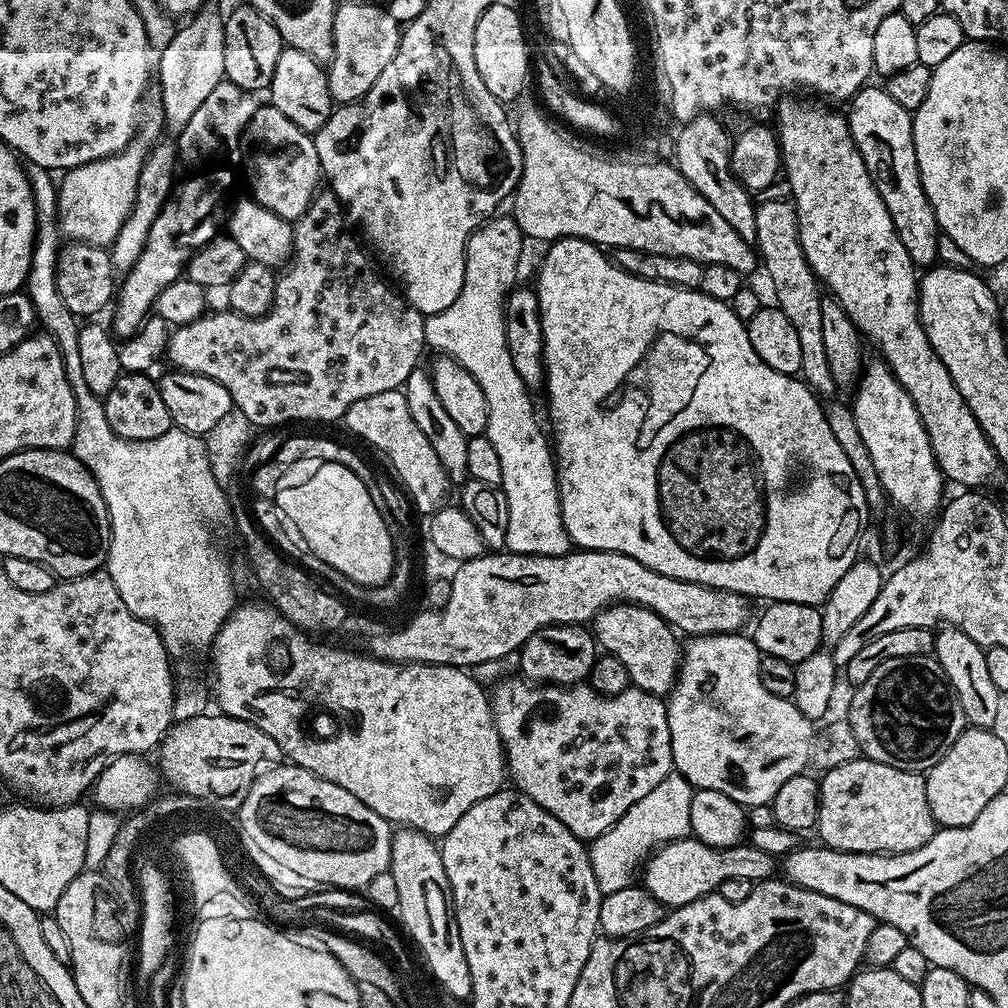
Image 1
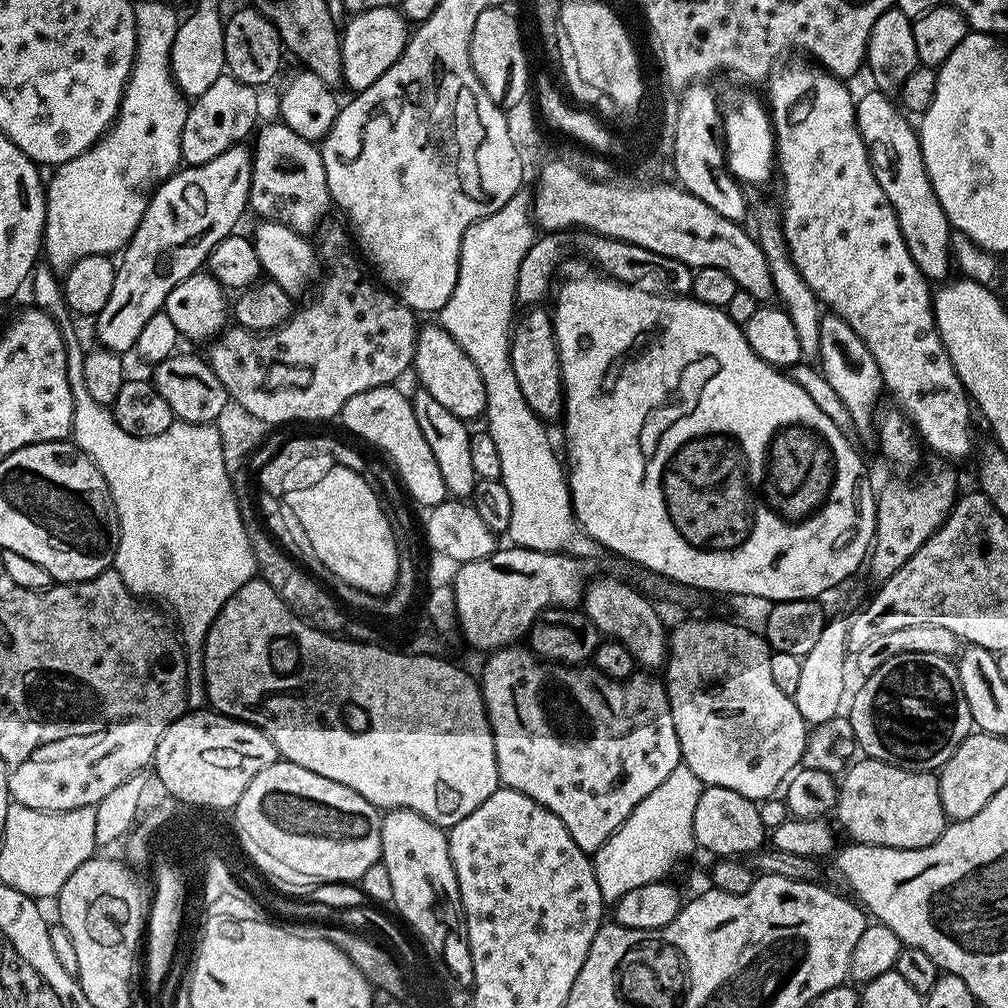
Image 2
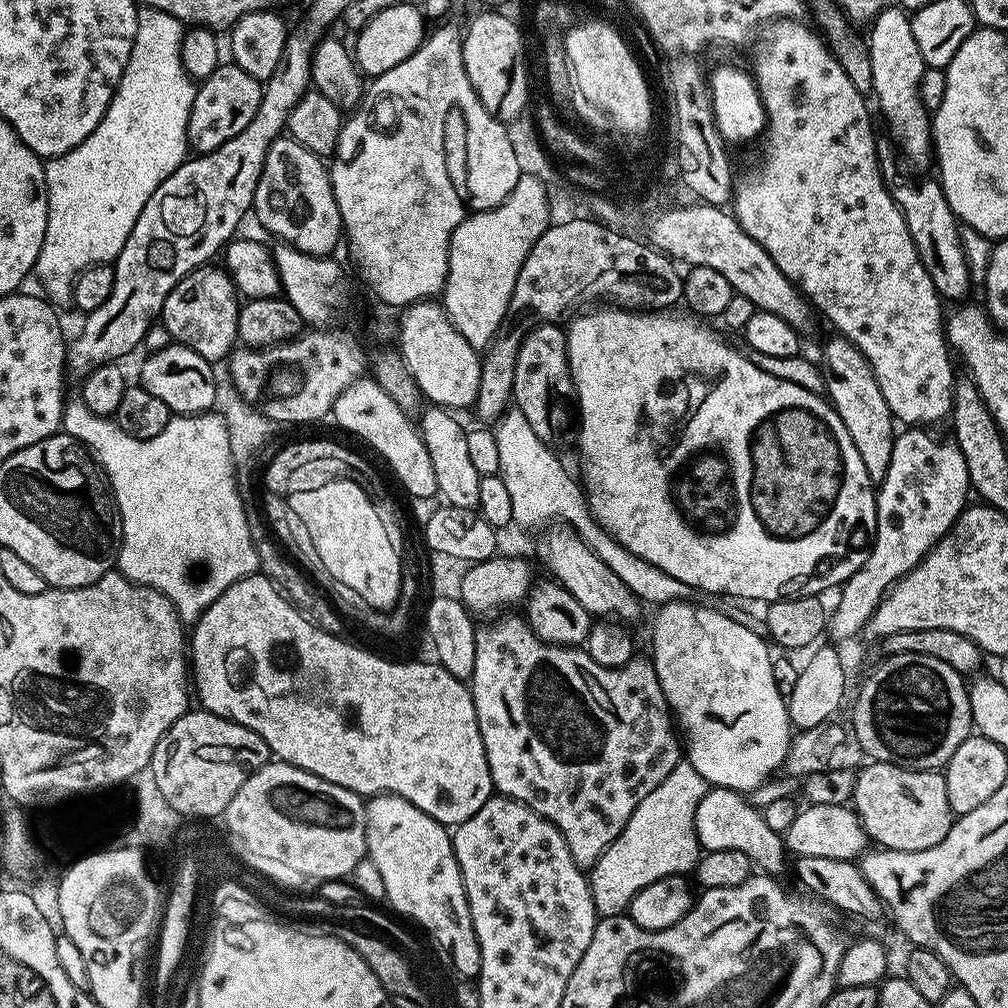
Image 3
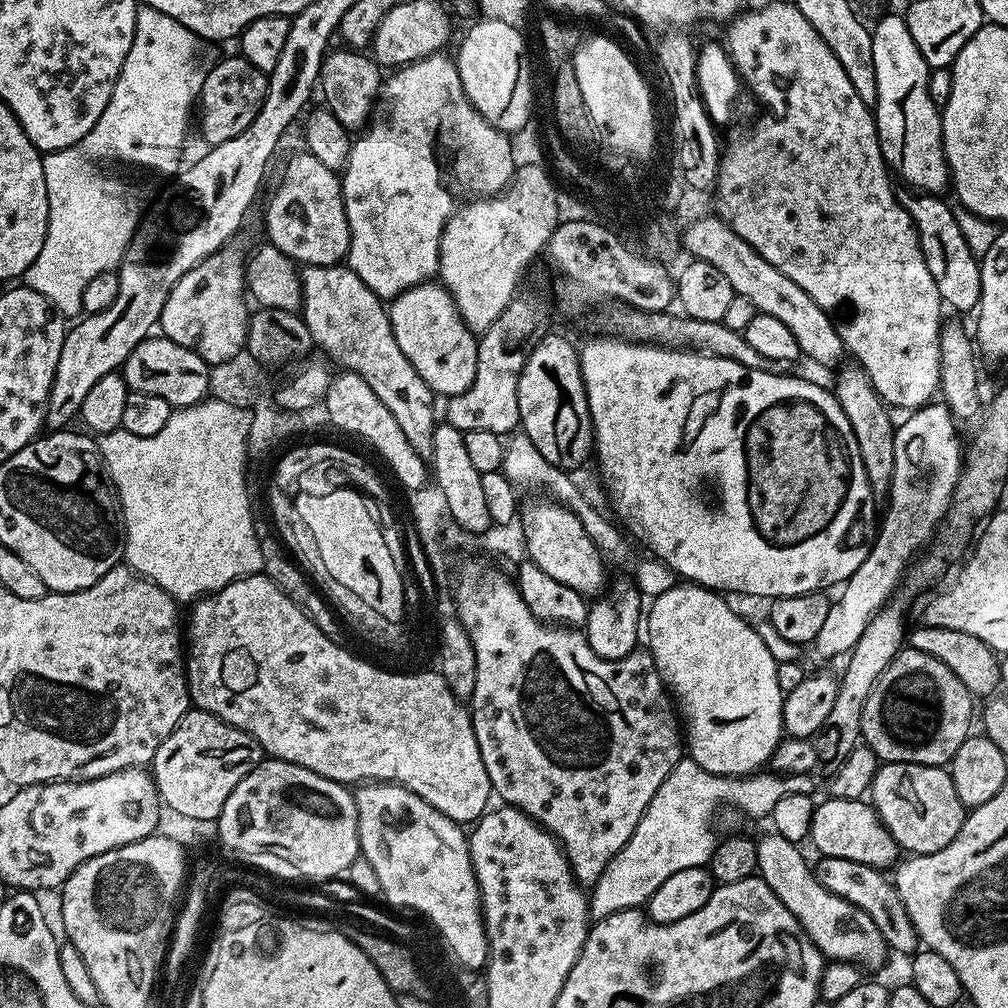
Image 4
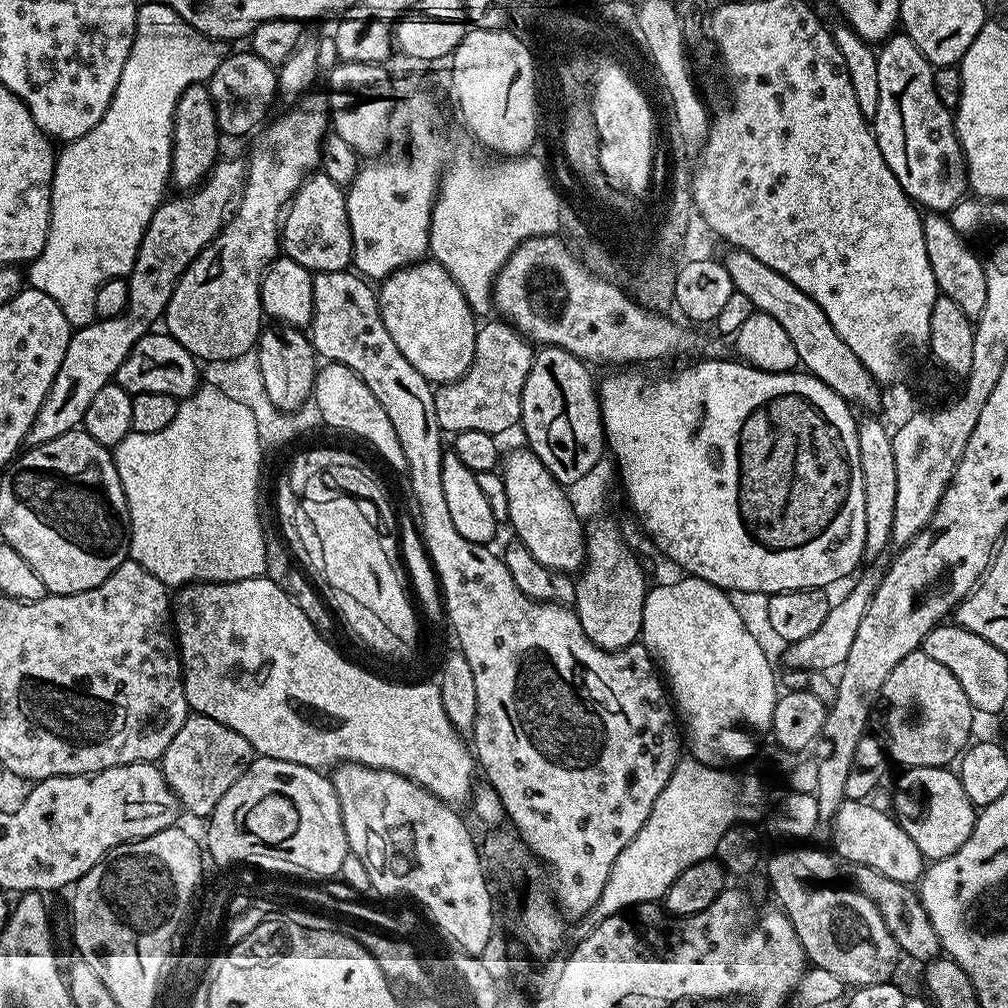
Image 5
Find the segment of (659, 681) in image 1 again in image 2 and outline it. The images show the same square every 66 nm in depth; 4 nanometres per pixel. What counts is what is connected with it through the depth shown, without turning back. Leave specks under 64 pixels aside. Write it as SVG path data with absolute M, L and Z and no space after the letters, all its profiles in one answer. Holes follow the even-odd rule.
M602 578L595 585L589 583L582 597L582 611L588 615L601 637L630 650L641 669L659 669L667 661L669 629L664 629L664 620L656 613L655 606L626 581Z

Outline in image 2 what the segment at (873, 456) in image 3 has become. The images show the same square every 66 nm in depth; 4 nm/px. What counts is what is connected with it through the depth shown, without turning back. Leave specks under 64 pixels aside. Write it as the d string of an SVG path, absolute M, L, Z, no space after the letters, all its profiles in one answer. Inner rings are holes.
M828 310L820 318L818 350L818 369L826 382L830 382L832 389L838 393L838 398L842 398L843 405L850 412L850 418L854 420L857 433L861 437L868 436L871 432L873 435L876 403L885 387L882 374L878 370L878 362L874 362L874 354L870 354L870 346L866 346L866 342L862 342L862 338L854 334L850 322Z

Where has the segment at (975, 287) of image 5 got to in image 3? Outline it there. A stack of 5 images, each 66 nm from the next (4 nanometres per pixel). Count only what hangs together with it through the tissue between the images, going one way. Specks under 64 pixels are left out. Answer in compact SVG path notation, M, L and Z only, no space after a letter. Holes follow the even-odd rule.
M939 179L920 180L917 184L893 183L890 191L904 216L908 233L914 238L918 258L922 266L926 266L930 282L934 282L936 293L945 301L963 301L967 297L964 295L967 294L968 287L972 288L974 283L968 272L966 254L960 241L961 225L950 210L950 202L946 202L946 194L940 188Z

